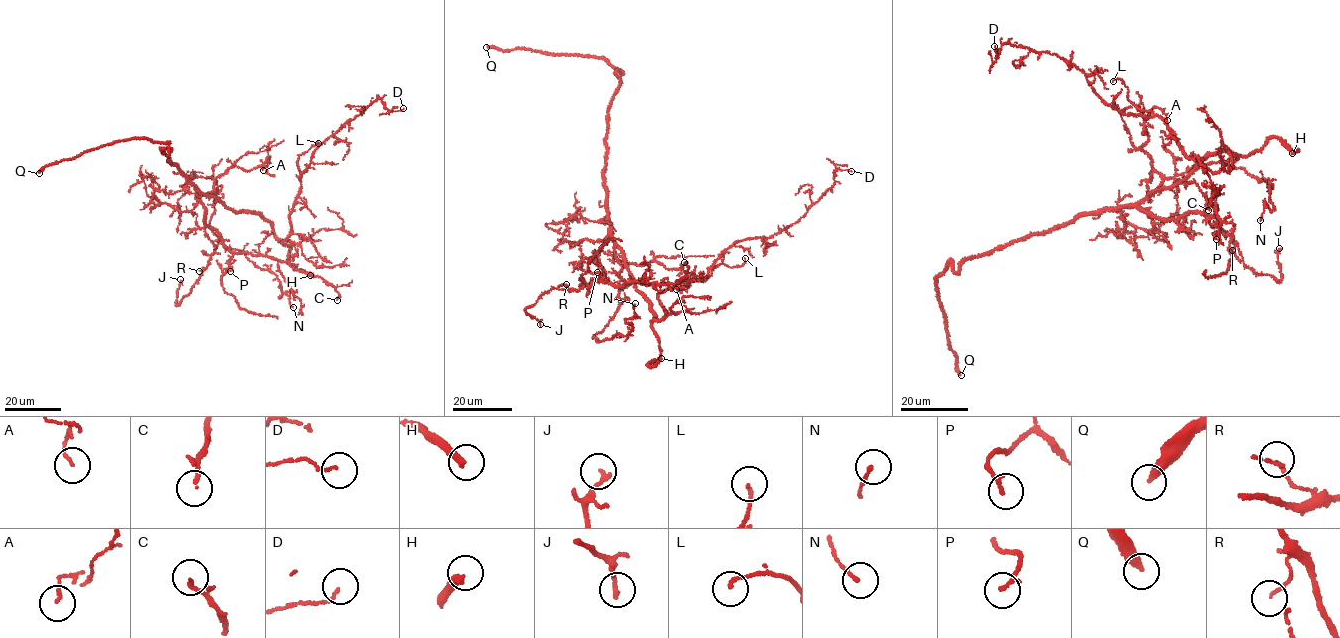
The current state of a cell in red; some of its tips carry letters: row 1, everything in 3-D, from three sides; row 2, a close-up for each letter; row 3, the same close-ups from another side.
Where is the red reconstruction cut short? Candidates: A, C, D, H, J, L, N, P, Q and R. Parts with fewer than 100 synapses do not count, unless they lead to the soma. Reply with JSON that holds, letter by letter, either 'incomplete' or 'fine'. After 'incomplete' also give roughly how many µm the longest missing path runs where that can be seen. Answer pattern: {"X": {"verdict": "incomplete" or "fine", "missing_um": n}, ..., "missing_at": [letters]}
{"A": {"verdict": "fine"}, "C": {"verdict": "fine"}, "D": {"verdict": "fine"}, "H": {"verdict": "fine"}, "J": {"verdict": "fine"}, "L": {"verdict": "fine"}, "N": {"verdict": "fine"}, "P": {"verdict": "fine"}, "Q": {"verdict": "incomplete", "missing_um": 190}, "R": {"verdict": "fine"}, "missing_at": ["Q"]}

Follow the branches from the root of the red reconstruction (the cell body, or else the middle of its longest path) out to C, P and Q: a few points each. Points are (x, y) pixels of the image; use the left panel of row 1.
C: (235, 211), (214, 197), (199, 195), (205, 223), (228, 248), (274, 257), (318, 276), (335, 287), (337, 300)
P: (235, 211), (214, 197), (199, 195), (206, 213), (205, 223), (219, 235), (232, 254), (230, 271)
Q: (235, 211), (170, 163), (160, 147), (169, 155), (169, 143), (121, 141), (39, 173)

